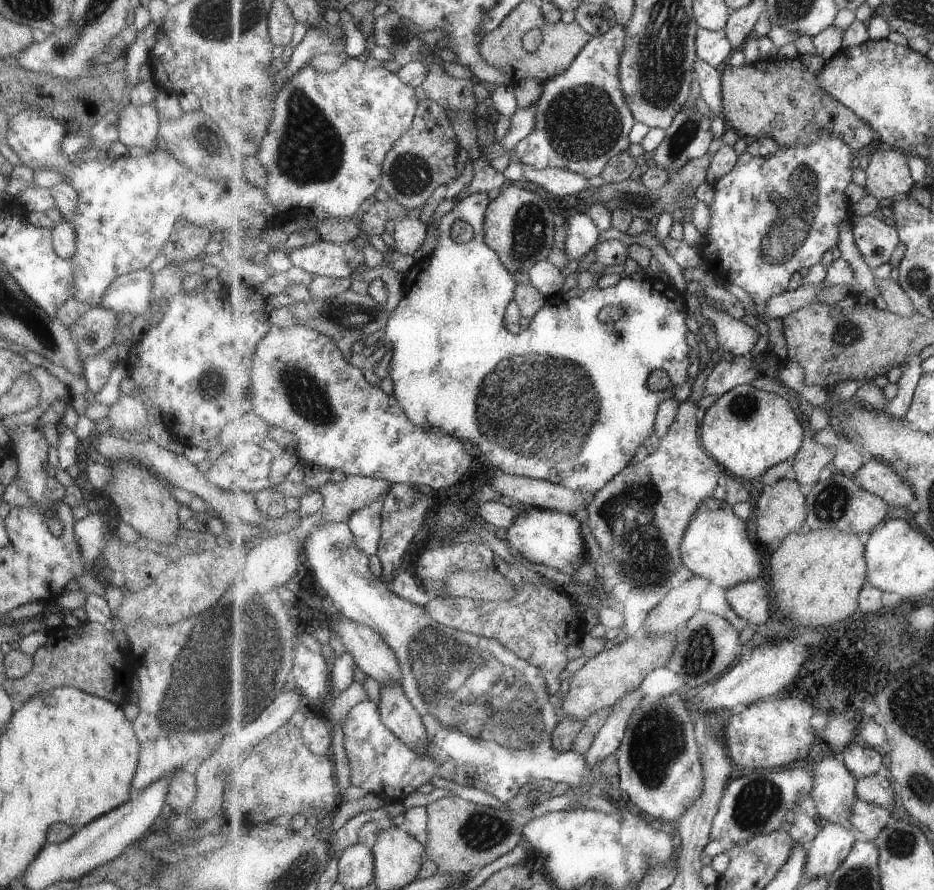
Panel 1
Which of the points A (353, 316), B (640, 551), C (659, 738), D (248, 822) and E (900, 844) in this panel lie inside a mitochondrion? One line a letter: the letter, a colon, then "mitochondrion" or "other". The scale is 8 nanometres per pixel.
A: mitochondrion
B: mitochondrion
C: mitochondrion
D: other
E: mitochondrion

